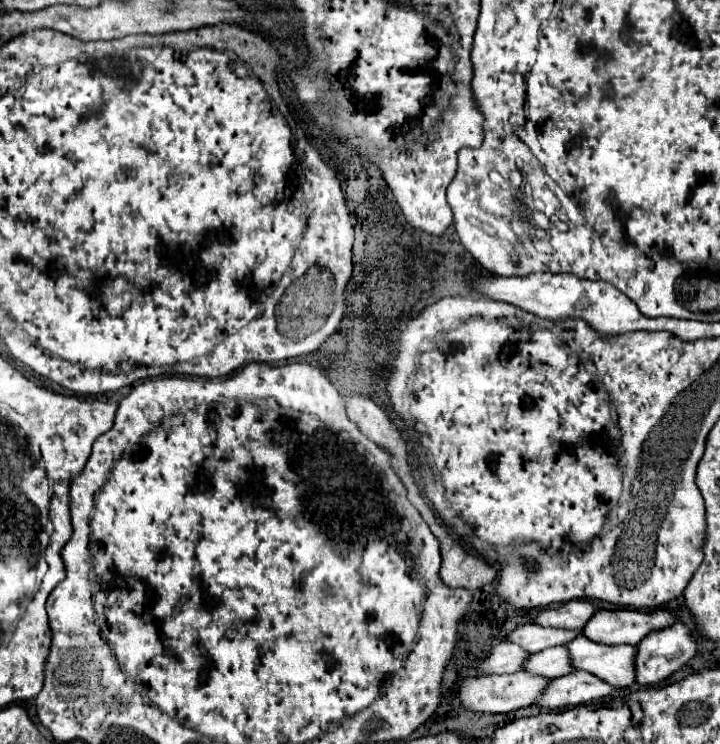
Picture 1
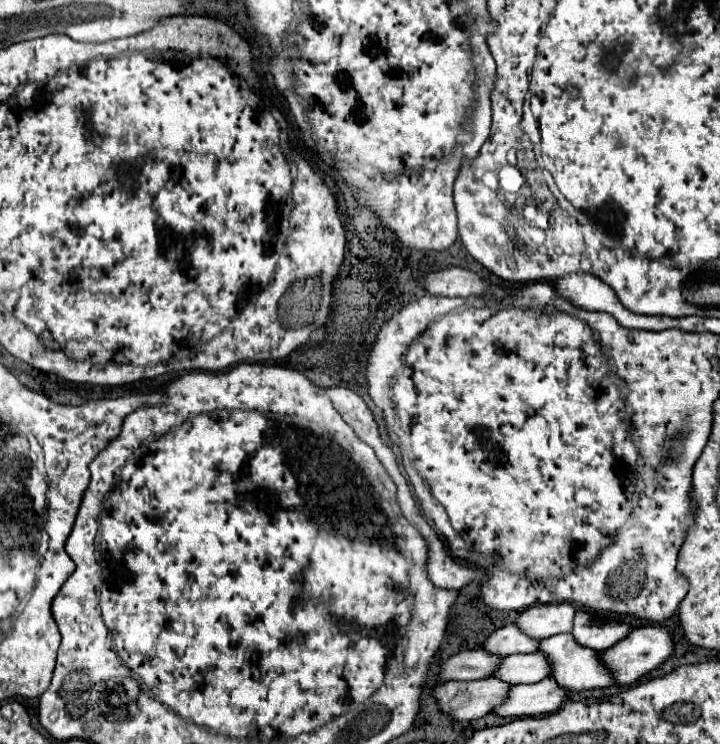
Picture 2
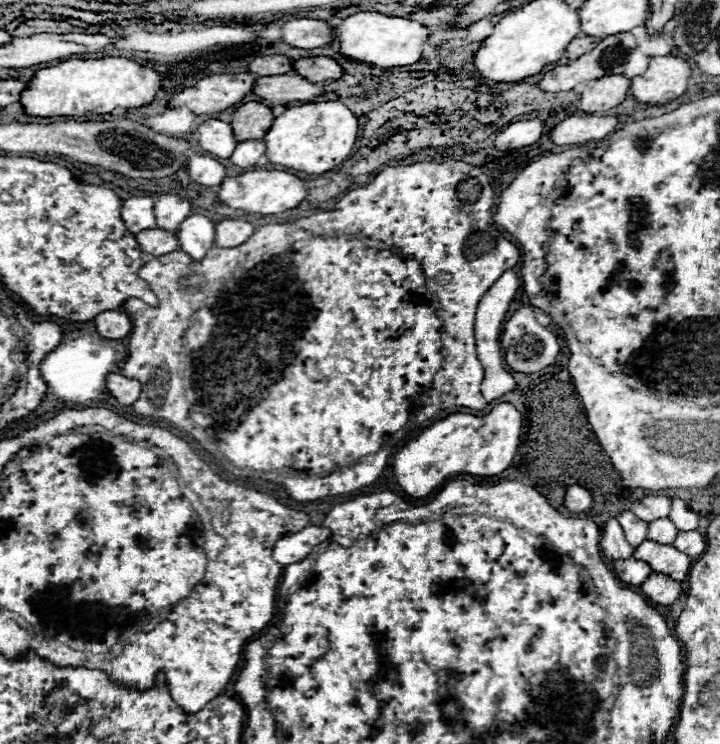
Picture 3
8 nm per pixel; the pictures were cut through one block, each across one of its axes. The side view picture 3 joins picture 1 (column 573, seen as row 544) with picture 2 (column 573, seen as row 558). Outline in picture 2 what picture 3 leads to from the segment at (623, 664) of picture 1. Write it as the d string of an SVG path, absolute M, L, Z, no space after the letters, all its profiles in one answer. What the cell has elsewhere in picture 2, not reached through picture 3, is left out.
M556 634L552 638L542 640L538 652L542 652L550 662L550 678L554 678L556 684L568 692L614 686L612 676L608 674L608 670L604 670L604 664L598 660L598 652L588 650L584 646L576 646L576 642L572 642L572 634Z

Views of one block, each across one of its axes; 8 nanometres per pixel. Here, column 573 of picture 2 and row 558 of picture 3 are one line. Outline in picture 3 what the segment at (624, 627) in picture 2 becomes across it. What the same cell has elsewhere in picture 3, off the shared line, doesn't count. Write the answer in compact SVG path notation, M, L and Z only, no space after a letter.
M632 556L628 560L616 560L614 574L622 580L622 584L626 584L630 588L640 588L646 582L646 578L652 574L652 568L646 562L636 560Z

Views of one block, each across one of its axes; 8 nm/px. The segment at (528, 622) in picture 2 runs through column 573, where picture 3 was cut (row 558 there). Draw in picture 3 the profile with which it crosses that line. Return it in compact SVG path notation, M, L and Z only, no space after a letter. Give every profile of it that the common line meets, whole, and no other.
M616 518L608 520L608 524L604 526L604 534L600 540L600 548L604 552L604 556L614 562L618 558L630 558L634 554L634 548L626 542L622 526L618 524Z

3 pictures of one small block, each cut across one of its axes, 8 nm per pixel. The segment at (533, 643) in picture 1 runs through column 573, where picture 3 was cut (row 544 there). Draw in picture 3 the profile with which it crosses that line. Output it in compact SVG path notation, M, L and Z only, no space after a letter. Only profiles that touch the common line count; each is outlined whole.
M624 510L620 516L618 516L618 522L624 530L624 536L626 540L632 544L632 546L638 546L638 542L644 542L646 540L646 522L642 522L640 518L636 518L630 510Z

